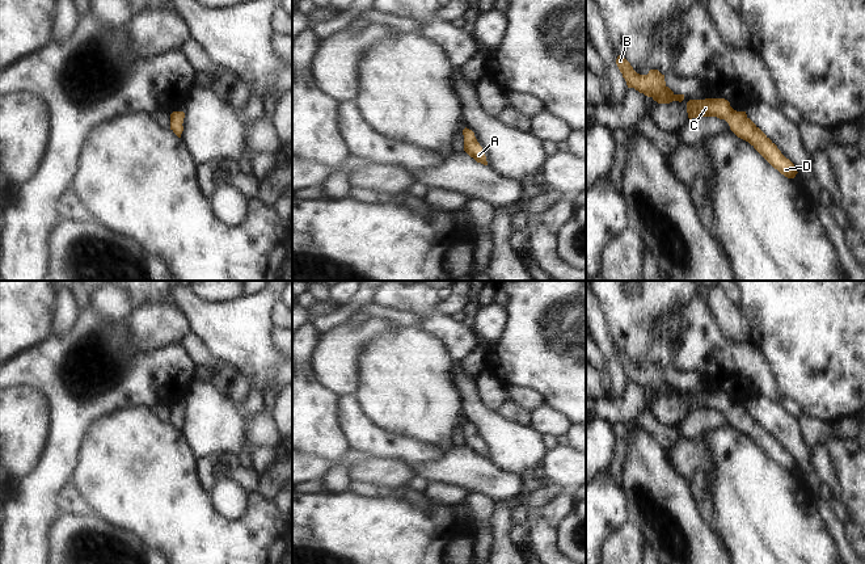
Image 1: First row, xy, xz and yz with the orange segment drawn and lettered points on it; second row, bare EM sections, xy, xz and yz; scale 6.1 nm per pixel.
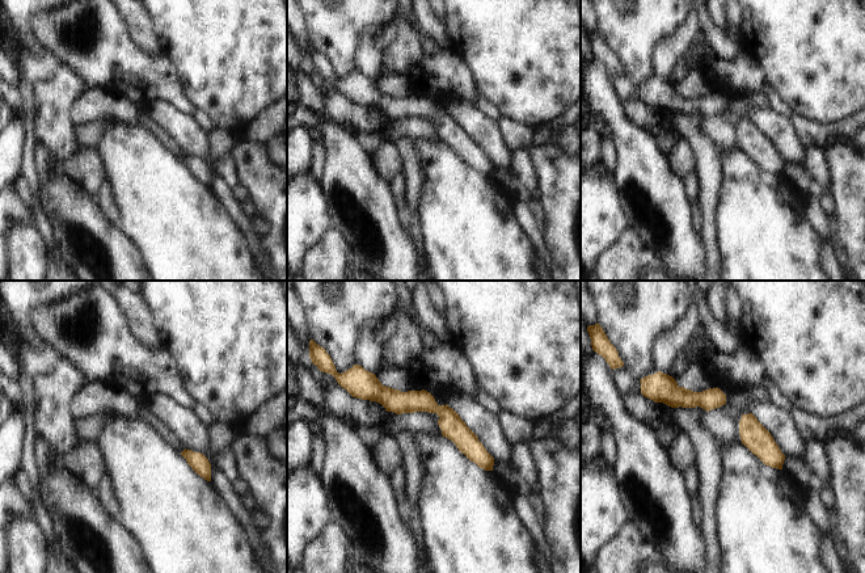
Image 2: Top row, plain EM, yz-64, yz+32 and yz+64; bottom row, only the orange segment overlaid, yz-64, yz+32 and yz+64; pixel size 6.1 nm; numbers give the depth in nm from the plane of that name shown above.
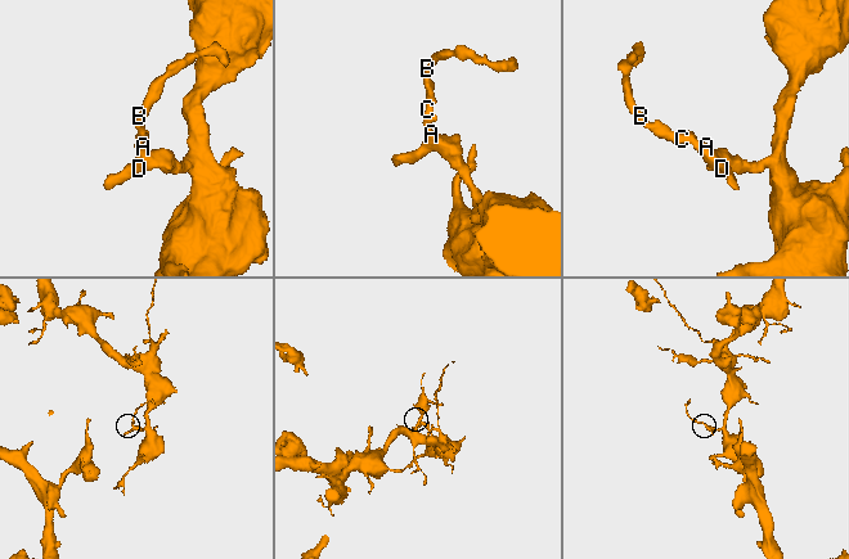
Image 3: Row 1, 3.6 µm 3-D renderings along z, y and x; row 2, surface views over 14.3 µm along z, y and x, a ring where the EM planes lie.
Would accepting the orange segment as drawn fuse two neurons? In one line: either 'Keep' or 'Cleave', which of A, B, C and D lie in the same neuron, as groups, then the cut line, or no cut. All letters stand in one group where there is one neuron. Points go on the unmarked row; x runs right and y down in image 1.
Keep. Groups: A B C D. No split.

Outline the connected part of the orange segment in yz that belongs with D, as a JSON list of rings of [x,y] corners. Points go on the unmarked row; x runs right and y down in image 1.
[[[725,392],[689,393],[688,412],[717,411],[725,413],[730,424],[748,435],[775,463],[788,472],[794,472],[797,462],[786,453],[777,439],[747,411],[746,405],[737,405]]]

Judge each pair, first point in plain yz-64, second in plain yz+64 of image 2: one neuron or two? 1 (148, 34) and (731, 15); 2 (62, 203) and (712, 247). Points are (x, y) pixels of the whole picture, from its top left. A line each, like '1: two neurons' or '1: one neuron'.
1: two neurons
2: two neurons

